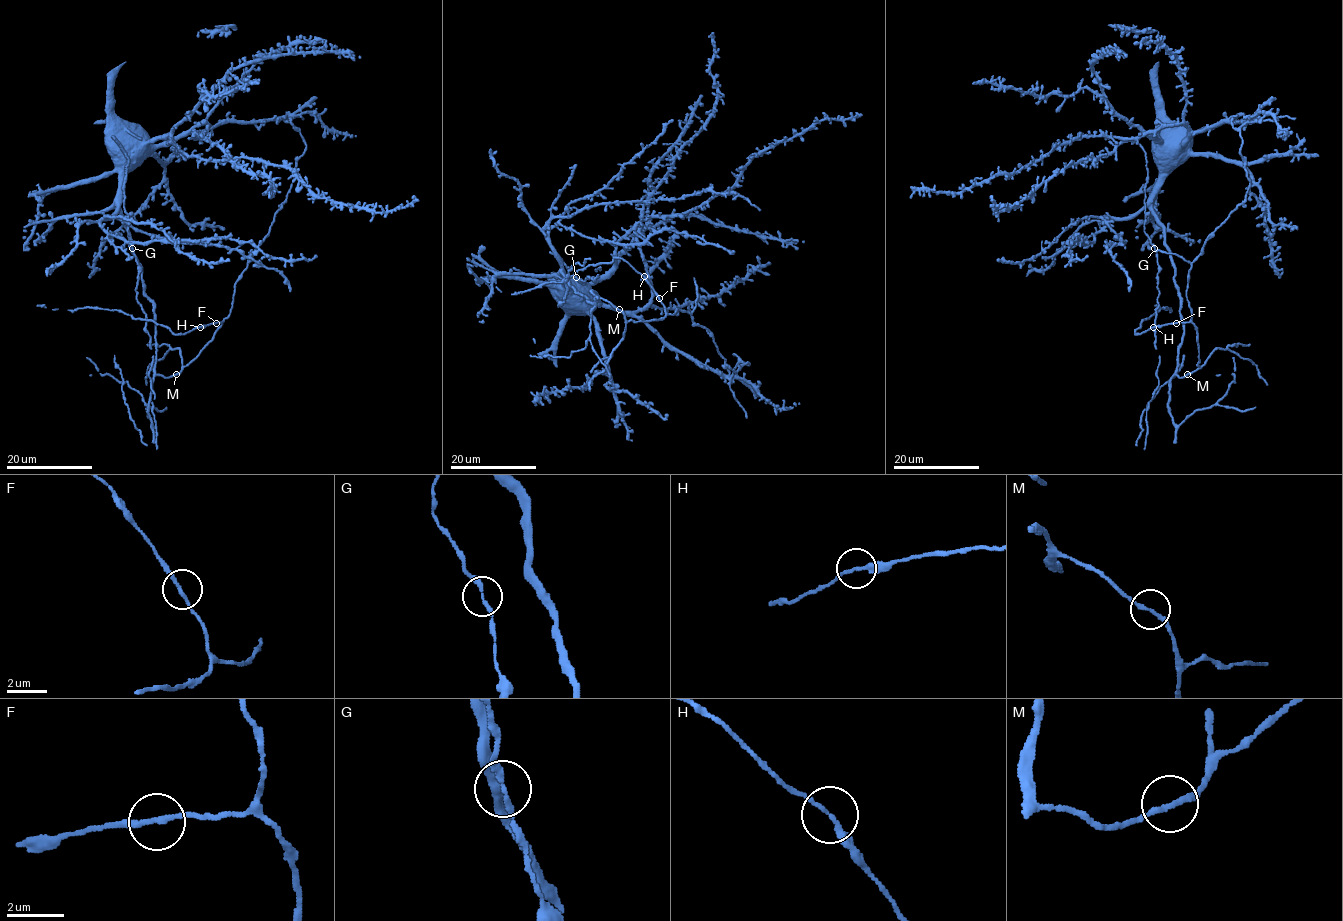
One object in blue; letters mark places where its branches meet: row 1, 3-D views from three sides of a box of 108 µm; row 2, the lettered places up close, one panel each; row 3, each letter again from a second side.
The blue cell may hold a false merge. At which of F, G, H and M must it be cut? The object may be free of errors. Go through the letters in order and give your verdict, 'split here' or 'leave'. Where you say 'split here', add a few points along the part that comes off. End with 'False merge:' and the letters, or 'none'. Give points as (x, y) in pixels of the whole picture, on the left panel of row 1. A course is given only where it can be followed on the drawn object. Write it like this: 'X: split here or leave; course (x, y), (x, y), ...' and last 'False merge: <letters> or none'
F: leave
G: leave
H: leave
M: leave
False merge: none

